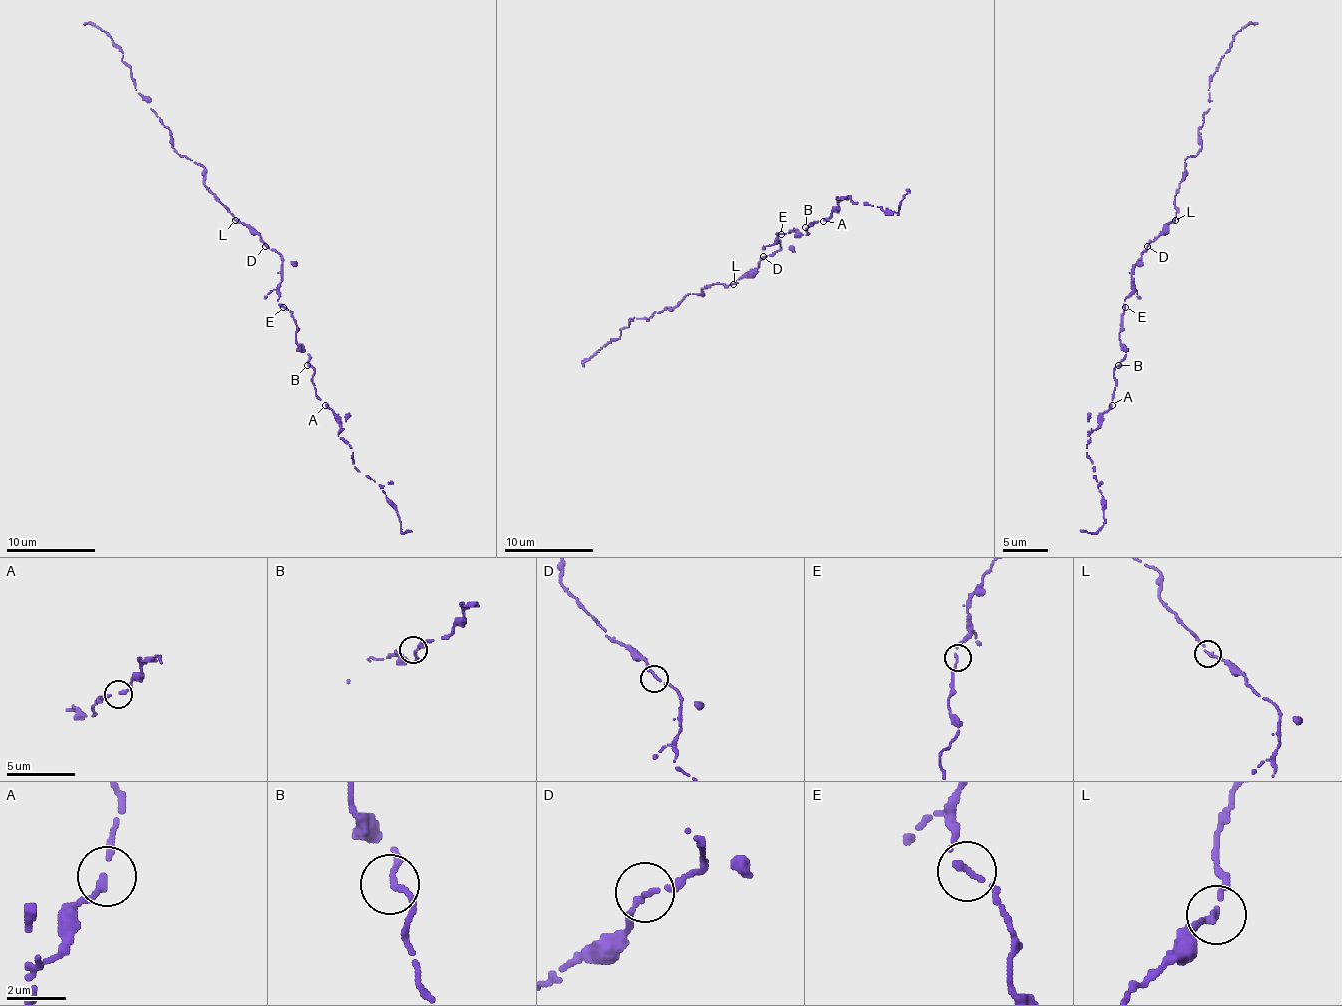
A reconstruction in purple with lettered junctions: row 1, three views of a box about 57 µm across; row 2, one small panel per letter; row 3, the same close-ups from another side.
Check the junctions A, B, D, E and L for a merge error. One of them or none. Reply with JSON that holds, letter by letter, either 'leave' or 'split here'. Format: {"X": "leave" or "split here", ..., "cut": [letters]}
{"A": "leave", "B": "leave", "D": "leave", "E": "leave", "L": "leave", "cut": []}

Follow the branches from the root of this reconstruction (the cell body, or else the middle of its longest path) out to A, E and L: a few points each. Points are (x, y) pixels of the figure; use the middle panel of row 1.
A: (781, 245), (776, 232), (785, 234), (794, 227), (807, 234), (810, 223), (823, 221)
E: (781, 245), (776, 241), (776, 232), (781, 234)
L: (781, 245), (734, 283)

